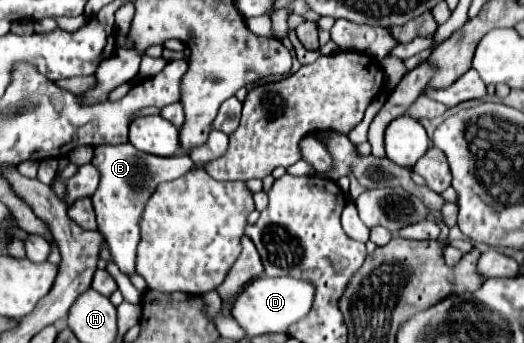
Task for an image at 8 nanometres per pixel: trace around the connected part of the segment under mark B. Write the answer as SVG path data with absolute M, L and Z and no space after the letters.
M118 144L118 146L98 146L94 150L92 164L100 170L100 186L92 196L98 230L104 236L106 246L110 248L114 264L120 268L122 274L132 276L136 272L136 248L140 242L140 228L138 218L144 210L148 196L156 190L160 182L176 180L192 170L192 160L186 154L176 154L170 158L160 158L154 154L146 154L136 150L132 144Z

